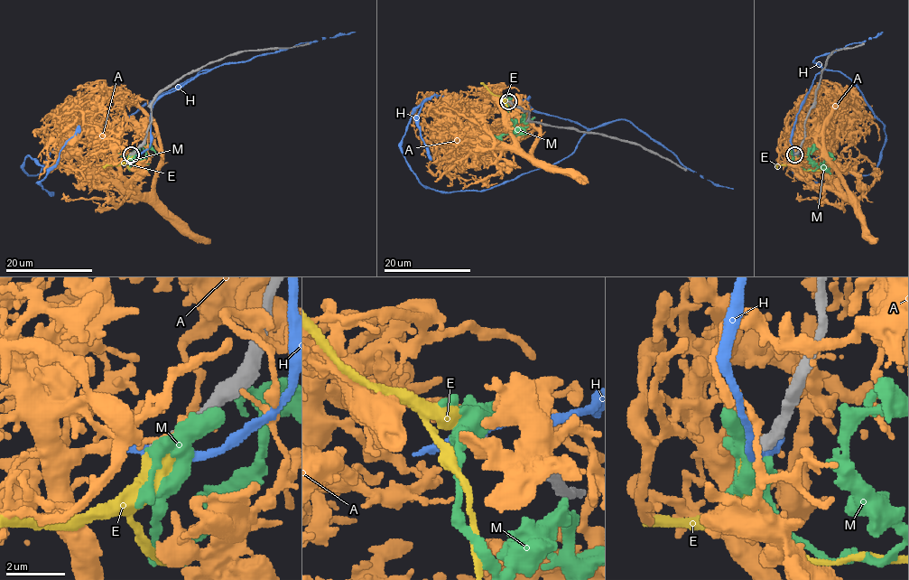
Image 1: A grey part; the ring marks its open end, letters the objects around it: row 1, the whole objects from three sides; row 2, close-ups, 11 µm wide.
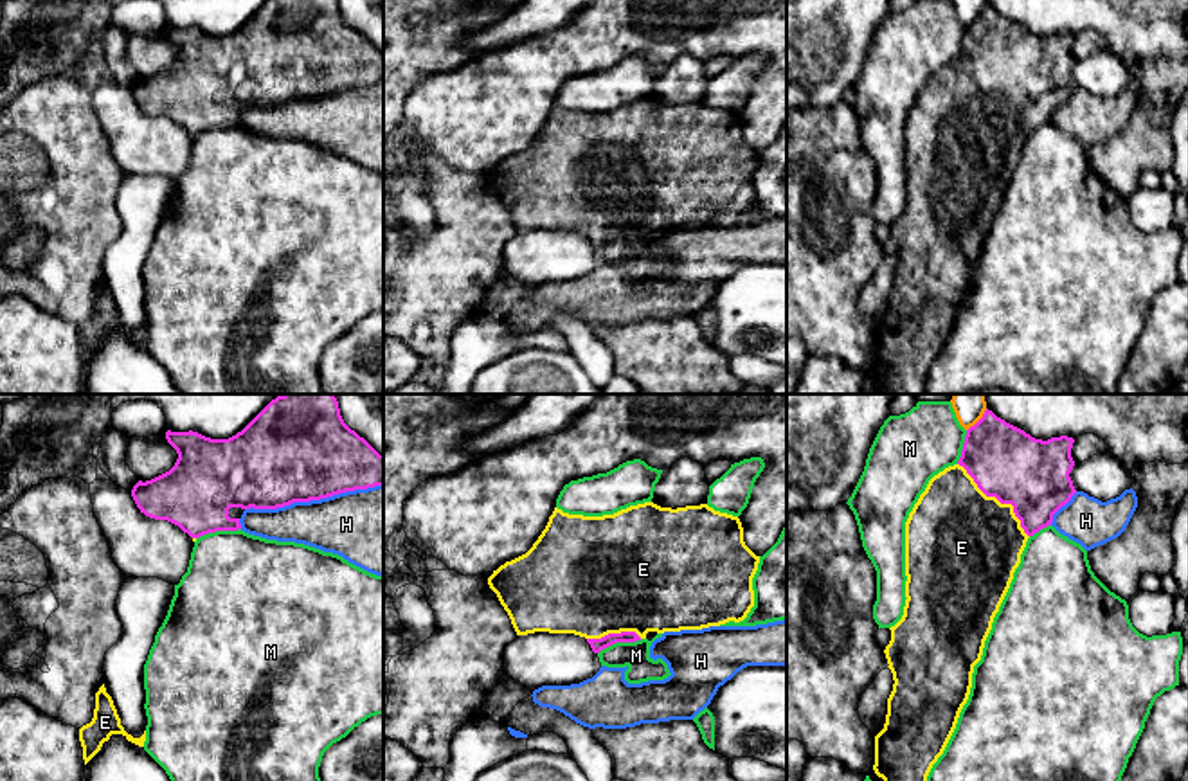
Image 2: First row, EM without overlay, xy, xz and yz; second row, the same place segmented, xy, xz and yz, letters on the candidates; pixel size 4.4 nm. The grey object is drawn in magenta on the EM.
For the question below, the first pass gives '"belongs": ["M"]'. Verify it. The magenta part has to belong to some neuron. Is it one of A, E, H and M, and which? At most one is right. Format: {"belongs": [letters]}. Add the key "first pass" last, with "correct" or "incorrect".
{"belongs": ["E"], "first pass": "incorrect"}

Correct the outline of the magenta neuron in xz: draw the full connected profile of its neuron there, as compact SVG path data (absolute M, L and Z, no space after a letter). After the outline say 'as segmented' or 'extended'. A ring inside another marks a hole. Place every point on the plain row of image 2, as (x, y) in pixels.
M644 99L603 113L569 112L554 104L533 144L493 167L488 182L508 209L517 232L574 230L585 234L592 248L599 250L616 239L646 236L648 229L702 227L743 218L754 203L752 175L758 160L760 153L743 139L740 115L707 101L671 106Z | extended

